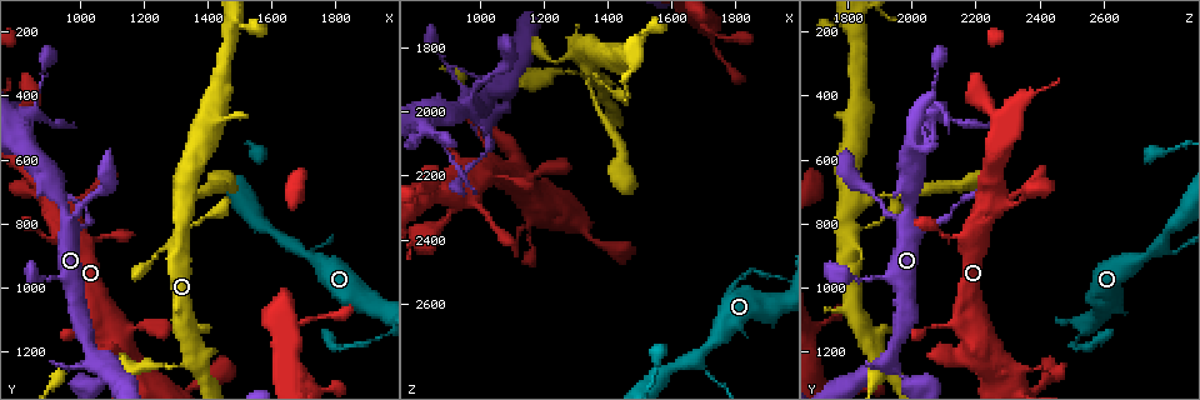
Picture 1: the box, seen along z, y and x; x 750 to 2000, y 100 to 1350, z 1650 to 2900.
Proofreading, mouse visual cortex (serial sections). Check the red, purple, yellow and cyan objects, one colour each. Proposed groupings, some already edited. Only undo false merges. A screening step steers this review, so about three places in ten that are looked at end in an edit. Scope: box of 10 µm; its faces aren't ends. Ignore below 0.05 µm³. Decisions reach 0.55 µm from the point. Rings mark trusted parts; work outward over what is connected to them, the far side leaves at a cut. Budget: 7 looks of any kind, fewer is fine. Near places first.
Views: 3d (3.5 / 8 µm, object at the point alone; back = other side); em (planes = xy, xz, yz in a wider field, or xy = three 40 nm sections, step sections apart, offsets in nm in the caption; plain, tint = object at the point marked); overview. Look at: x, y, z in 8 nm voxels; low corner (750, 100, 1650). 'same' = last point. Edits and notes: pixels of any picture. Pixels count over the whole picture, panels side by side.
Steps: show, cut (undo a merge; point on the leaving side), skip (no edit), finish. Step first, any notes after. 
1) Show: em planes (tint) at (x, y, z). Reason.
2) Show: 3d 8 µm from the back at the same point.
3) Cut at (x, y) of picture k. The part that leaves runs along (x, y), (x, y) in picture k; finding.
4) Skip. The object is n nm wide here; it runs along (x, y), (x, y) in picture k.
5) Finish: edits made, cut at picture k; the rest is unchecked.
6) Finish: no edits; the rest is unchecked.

Show: 3d 3.5 µm from the back at (960, 790, 1950). Thin arm on a thick one.

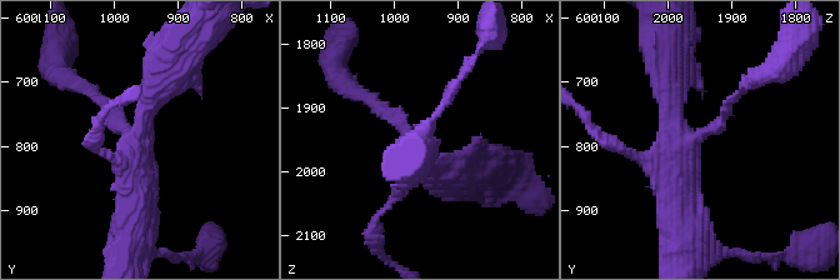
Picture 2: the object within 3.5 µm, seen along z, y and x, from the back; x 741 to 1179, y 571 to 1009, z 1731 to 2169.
Show: em planes (tint) at (970, 785, 1955). Now the EM.

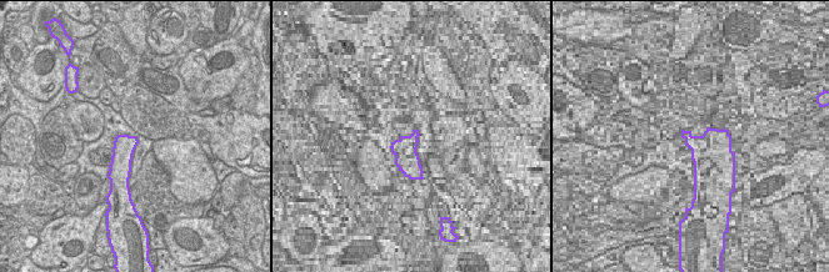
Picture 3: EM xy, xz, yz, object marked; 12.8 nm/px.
Skip. The arms are 150, 250, 300, 450 nm wide; it runs along (675, 210), (675, 149), (710, 130), (743, 88) in picture 2; all the same cell.

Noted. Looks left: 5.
Show: 3d 3.5 µm at (1340, 720, 1850).

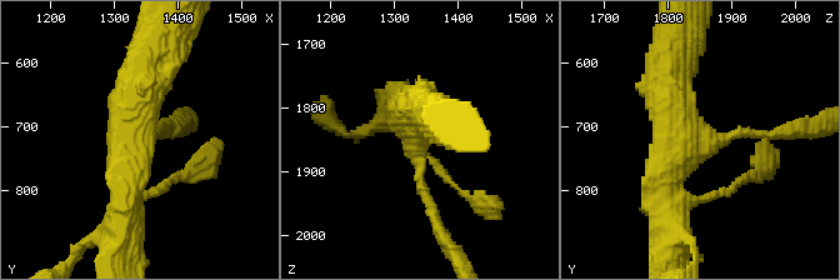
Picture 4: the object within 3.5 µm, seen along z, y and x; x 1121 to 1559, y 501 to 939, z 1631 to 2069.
Show: em xy step 3 (tint) at (1335, 725, 1845). 3 arms meet here; the arms are 150, 450, 600 nm wide.

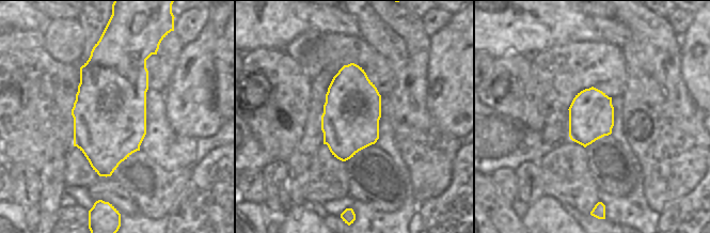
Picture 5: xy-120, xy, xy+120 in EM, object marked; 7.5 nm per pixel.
Skip. It runs along (121, 225), (129, 136), (148, 64) in picture 4; all the same cell.

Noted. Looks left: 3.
Show: 3d 8 µm at (1910, 1170, 2510). Abrupt turn.

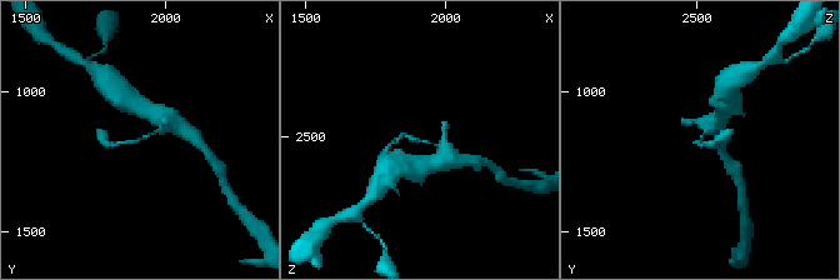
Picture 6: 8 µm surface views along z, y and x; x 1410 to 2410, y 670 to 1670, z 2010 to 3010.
Show: em xy step 1 (tint) at the same point.

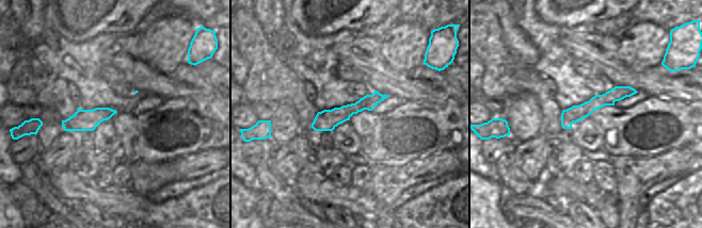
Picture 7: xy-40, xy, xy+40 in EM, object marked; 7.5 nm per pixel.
Cut at (104, 138) of picture 6. The part that leaves runs along (138, 140), (106, 145), (103, 138) in picture 6; a second cell is stuck on.

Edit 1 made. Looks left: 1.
Finish: edits made, cut at picture 6; the rest is unchecked.

